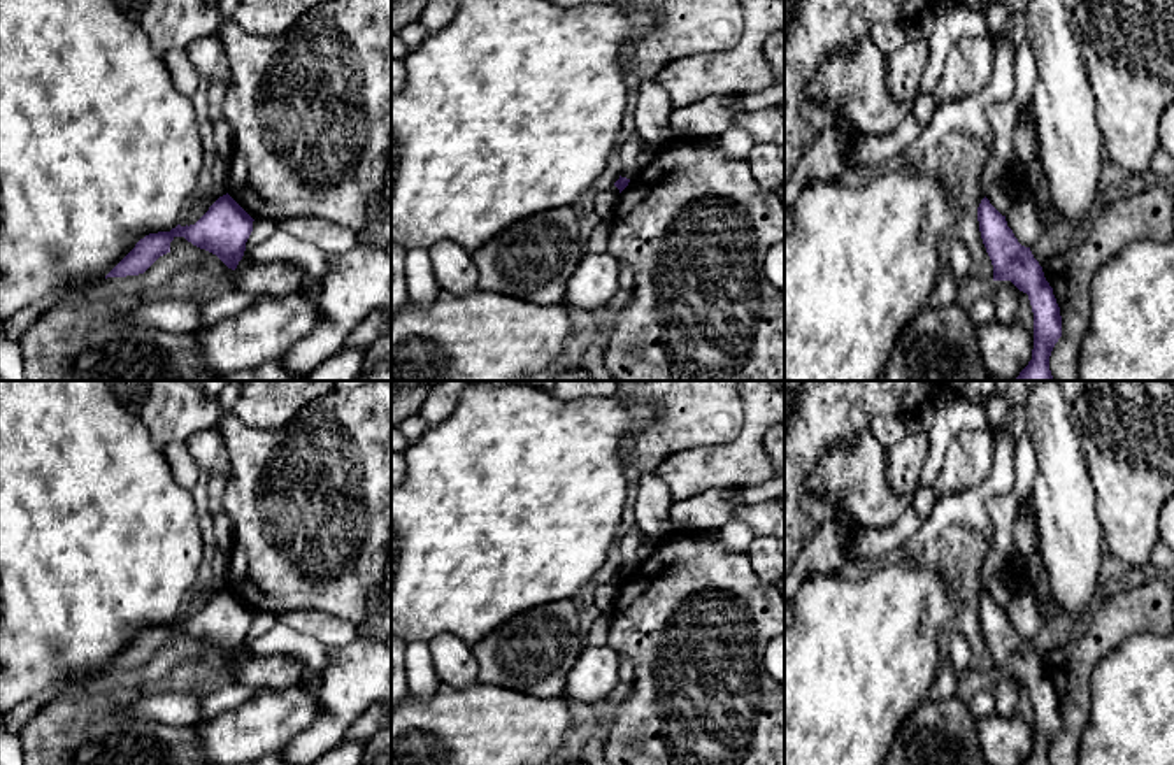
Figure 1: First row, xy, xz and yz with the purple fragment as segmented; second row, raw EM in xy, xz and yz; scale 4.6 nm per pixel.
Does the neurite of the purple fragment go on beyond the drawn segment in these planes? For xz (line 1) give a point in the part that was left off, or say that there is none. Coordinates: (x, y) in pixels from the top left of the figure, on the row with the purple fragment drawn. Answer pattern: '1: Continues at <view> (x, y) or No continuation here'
1: No continuation here

